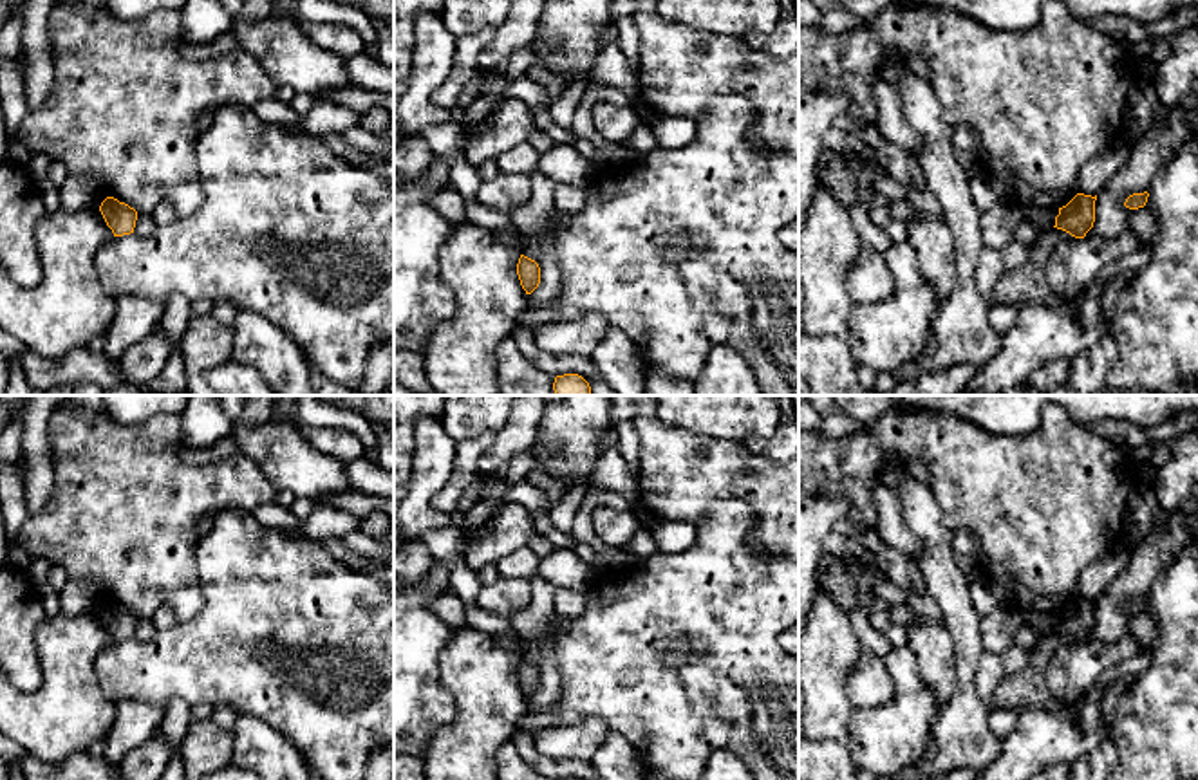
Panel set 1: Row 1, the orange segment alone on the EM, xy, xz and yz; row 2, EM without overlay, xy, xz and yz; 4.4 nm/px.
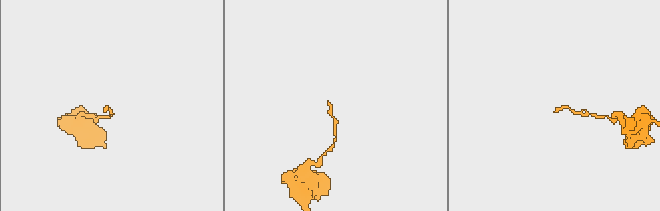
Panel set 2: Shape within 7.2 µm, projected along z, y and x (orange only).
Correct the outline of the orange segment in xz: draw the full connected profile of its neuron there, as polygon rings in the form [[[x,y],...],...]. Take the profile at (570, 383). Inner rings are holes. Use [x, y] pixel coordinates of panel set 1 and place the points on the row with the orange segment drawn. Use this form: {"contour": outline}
{"contour": [[[578,374],[557,376],[553,390],[555,395],[593,395],[589,383]]]}

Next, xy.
{"contour": [[[107,197],[99,211],[107,222],[107,226],[112,229],[114,237],[123,237],[134,233],[137,211],[130,208],[125,202],[119,202],[114,197]]]}

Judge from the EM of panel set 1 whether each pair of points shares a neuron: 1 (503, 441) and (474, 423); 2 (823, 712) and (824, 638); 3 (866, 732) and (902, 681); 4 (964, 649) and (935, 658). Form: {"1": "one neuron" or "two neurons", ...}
{"1": "two neurons", "2": "one neuron", "3": "one neuron", "4": "two neurons"}

